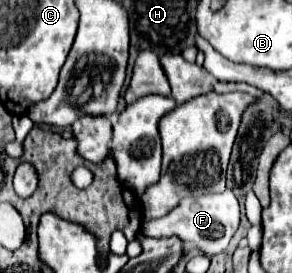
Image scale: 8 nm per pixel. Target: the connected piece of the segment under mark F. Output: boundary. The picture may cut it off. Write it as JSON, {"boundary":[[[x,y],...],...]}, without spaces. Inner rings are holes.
{"boundary":[[[226,190],[222,194],[206,194],[200,198],[186,196],[182,202],[164,218],[158,220],[148,220],[142,224],[142,232],[152,238],[164,238],[164,236],[178,236],[182,242],[188,242],[192,246],[198,246],[204,254],[214,256],[226,250],[230,238],[234,236],[236,228],[240,222],[240,210],[238,210],[238,200],[232,190]]]}

